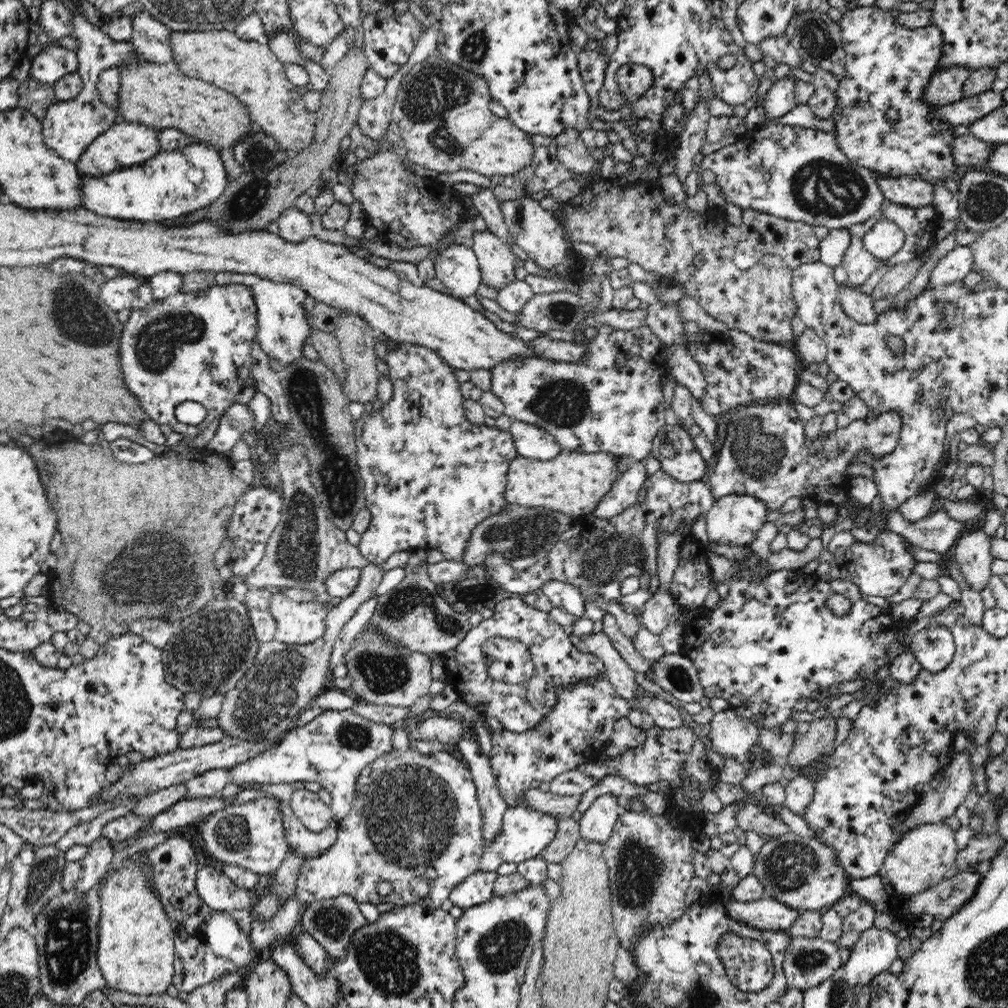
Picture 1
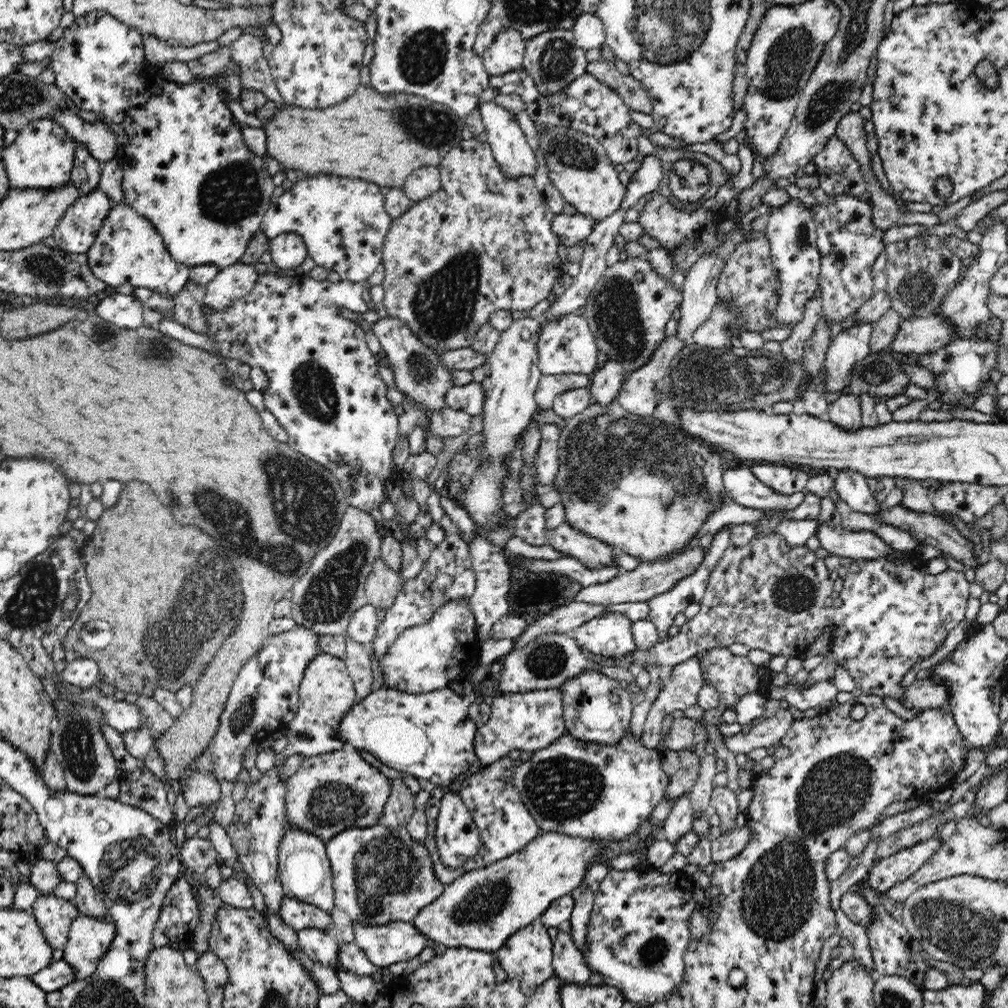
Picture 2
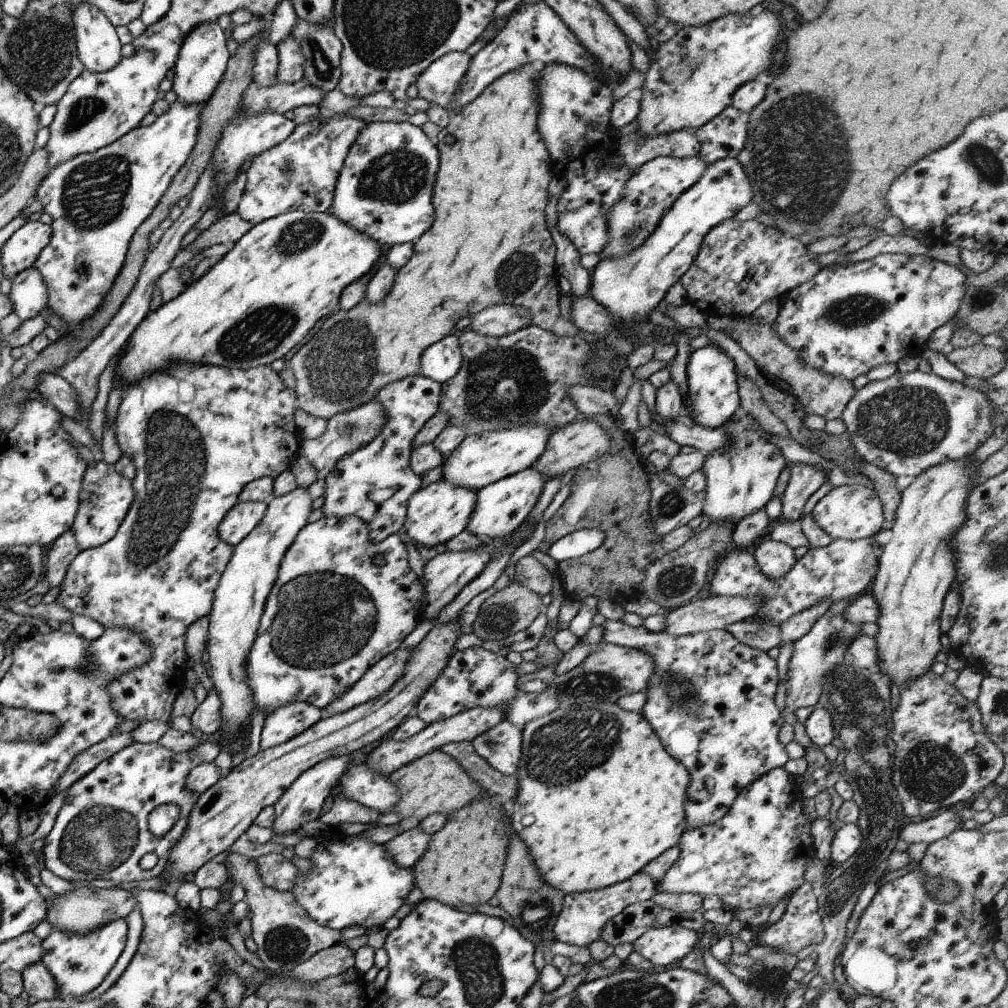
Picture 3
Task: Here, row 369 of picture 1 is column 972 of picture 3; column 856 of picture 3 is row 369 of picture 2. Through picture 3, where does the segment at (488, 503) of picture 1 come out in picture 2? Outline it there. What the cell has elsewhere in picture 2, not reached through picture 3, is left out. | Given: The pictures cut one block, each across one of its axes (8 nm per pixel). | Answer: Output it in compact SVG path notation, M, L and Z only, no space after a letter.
M388 316L378 319L371 328L378 337L382 346L382 358L389 365L393 372L395 388L399 390L405 397L404 402L415 409L421 409L425 412L424 420L420 422L420 426L424 429L424 443L426 443L426 451L435 457L444 450L444 443L448 438L436 436L429 429L429 418L436 411L448 408L445 396L455 384L453 381L453 368L448 368L443 364L441 353L432 347L428 347L422 340L418 339L412 328L399 318Z

